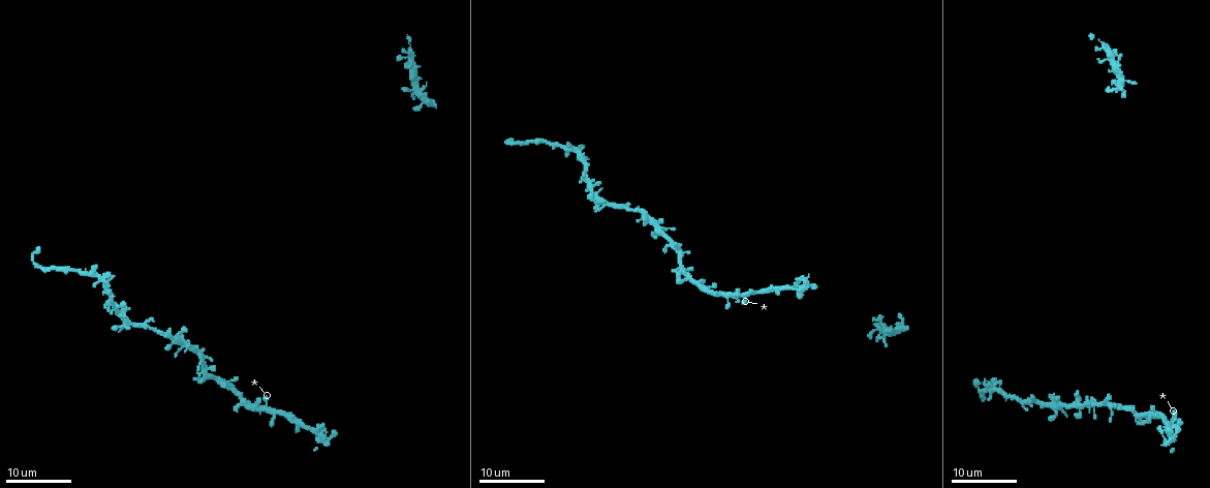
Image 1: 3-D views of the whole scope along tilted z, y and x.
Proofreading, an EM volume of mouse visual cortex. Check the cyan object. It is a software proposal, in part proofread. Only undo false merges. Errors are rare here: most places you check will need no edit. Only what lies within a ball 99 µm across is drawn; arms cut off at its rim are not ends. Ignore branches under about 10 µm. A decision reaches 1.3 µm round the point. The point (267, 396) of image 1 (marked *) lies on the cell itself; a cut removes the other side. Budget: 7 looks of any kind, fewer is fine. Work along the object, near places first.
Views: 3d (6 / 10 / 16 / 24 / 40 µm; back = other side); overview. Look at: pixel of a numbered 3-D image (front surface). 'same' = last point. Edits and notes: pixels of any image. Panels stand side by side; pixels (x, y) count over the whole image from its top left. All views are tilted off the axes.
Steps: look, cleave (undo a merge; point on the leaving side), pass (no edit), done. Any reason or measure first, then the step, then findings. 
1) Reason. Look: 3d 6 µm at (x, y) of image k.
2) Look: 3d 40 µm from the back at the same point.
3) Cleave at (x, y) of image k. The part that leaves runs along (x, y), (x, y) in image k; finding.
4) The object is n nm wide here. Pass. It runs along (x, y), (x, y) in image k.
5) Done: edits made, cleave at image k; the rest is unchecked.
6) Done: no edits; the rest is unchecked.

Arms part here. Look: 3d 24 µm at (266, 409) of image 1.

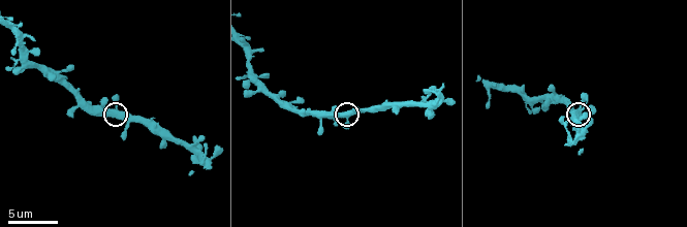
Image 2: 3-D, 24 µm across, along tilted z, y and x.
Closer look. Look: 3d 6 µm at (348, 115) of image 2.

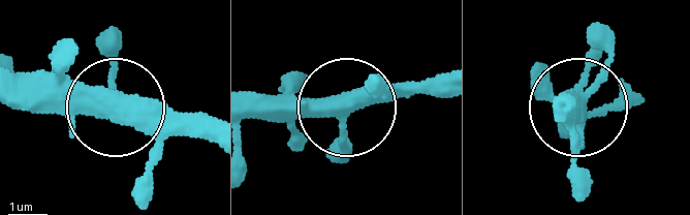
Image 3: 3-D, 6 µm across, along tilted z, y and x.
The side arm is 15 µm long. Pass. Continuous, no second cell.

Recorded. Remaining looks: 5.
Look: 3d 6 µm at (70, 91) of image 2.

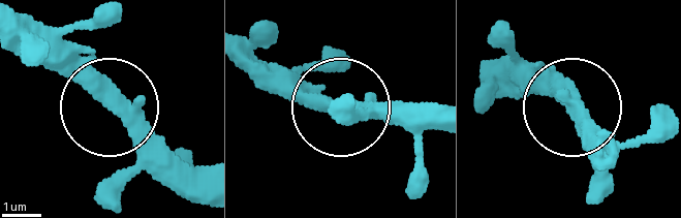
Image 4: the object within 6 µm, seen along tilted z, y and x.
Look: 3d 6 µm from the back at (573, 103) of image 4.

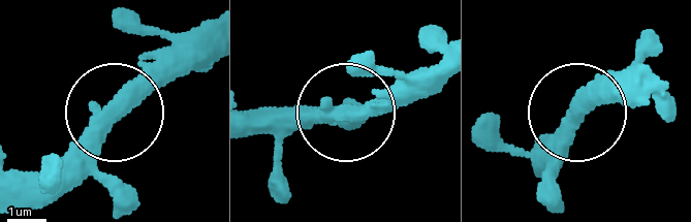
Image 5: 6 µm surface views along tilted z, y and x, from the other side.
Pass. It runs along (248, 130), (318, 125), (405, 82) in image 5; continuous, no second cell.

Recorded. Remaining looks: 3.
Thin neck. Look: 3d 10 µm at (250, 67) of image 2.

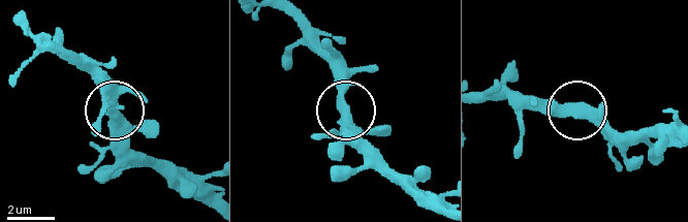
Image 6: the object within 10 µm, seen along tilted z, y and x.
Pass. One cell here.

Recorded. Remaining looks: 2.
Sudden change in width. Look: 3d 16 µm at (638, 209) of image 1.

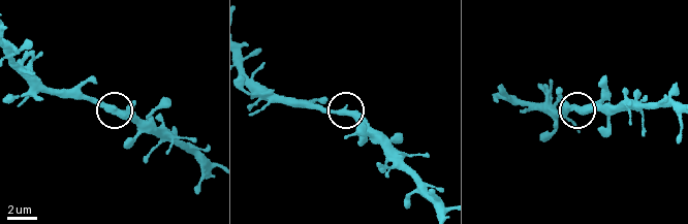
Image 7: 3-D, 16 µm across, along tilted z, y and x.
Look: 3d 10 µm at (348, 113) of image 7.

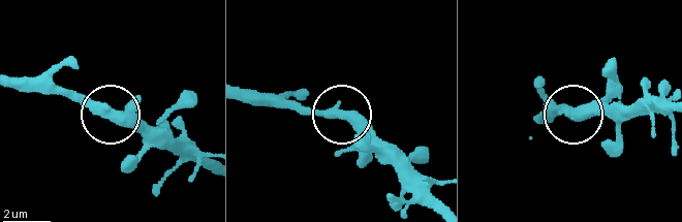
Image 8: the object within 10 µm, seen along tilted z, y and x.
Pass. One cell here.

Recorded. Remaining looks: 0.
Done: no edits; the rest is unchecked.

